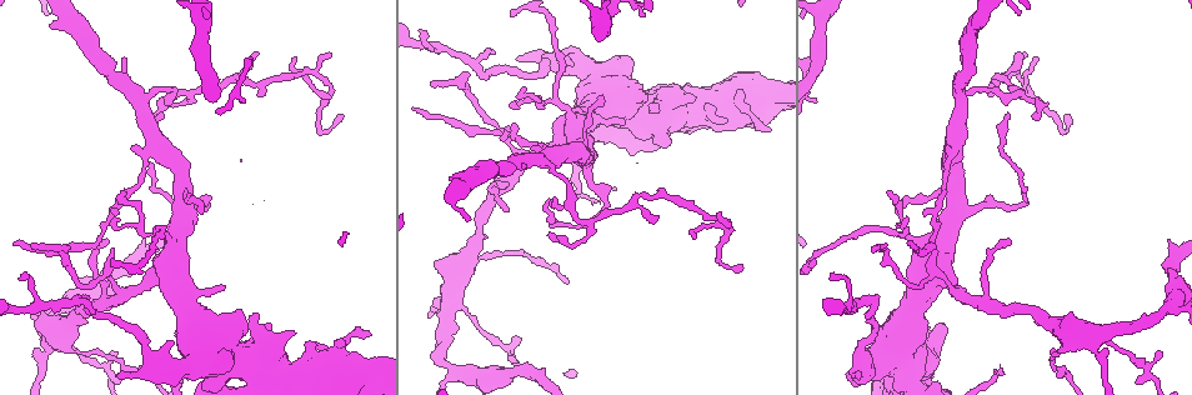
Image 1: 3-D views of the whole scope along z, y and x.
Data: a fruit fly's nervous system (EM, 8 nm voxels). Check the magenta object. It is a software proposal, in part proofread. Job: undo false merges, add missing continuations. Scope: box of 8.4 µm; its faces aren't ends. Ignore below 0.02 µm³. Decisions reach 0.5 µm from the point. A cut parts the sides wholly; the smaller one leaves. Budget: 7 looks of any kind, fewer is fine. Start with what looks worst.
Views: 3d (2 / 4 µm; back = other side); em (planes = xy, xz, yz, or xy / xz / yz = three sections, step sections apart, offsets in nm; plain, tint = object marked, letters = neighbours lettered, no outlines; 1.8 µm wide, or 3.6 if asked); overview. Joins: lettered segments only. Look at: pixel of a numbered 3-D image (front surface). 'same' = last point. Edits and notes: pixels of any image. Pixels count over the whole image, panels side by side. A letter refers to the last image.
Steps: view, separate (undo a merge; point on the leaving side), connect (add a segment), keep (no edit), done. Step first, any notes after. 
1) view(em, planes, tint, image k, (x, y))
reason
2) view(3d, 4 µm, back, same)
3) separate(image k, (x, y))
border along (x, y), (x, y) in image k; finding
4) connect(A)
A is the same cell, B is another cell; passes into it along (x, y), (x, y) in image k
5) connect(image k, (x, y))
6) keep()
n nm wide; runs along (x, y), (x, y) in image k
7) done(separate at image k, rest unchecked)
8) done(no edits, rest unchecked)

view(3d, 2 µm, image 1, (141, 100))
three arms meet

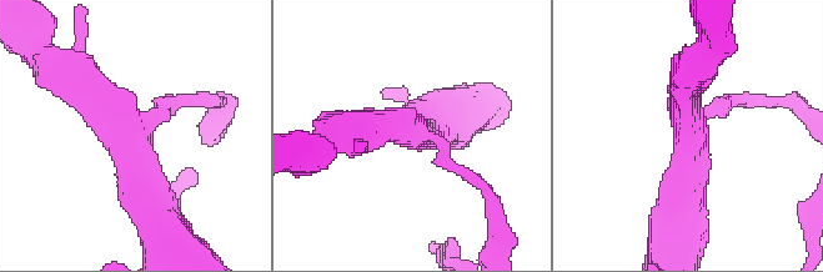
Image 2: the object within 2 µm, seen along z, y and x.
view(em, planes, letters, image 2, (412, 131))
3 arms

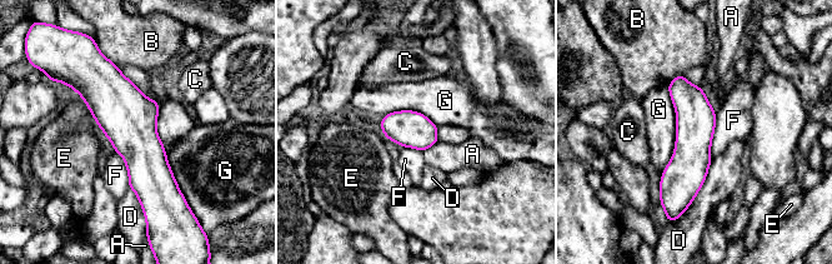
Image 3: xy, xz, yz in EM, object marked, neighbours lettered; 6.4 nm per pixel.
keep()
G touches over 550 nm; A, B, C, D, E, F and G are other cells; border along (717, 114), (711, 144), (711, 162) in image 3; continuous, no second cell

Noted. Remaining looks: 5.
view(3d, 4 µm, image 1, (338, 351))
calibre changes

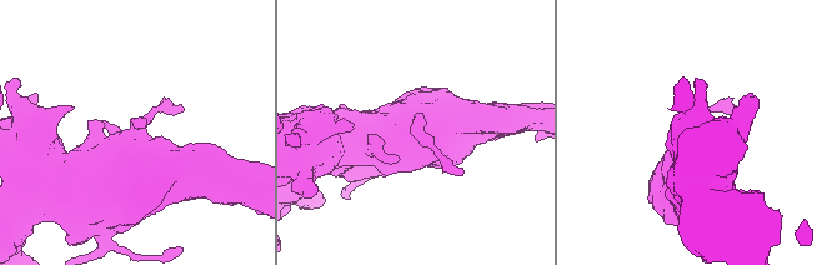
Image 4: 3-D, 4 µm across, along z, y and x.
view(em, 3.6 µm, xz, step 8, letters, image 4, (418, 135))

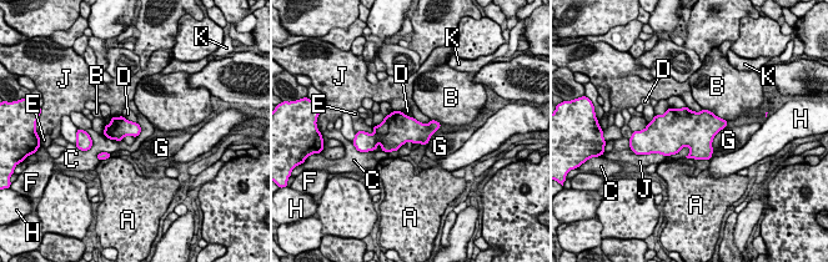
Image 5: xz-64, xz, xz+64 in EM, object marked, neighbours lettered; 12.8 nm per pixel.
keep()
G touches over 420 nm; A, B, C, D, E, F, G, H, J and K are other cells; border along (123, 115), (136, 122) in image 5; continuous, no second cell

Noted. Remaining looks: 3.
view(3d, 2 µm, back, image 1, (1021, 83))
abrupt turn

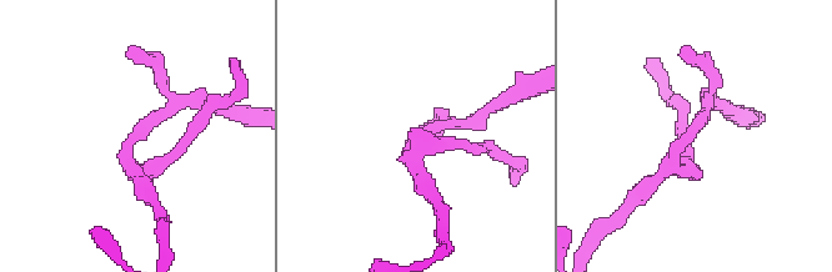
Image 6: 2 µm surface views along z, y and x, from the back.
view(em, 3.6 µm, planes, tint, image 6, (138, 134))

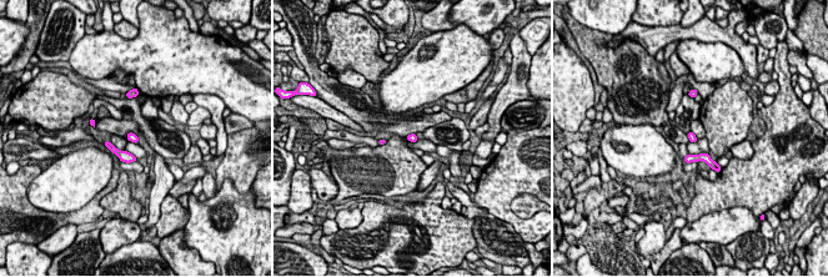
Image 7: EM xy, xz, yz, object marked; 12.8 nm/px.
view(em, 3.6 µm, planes, letters, same)

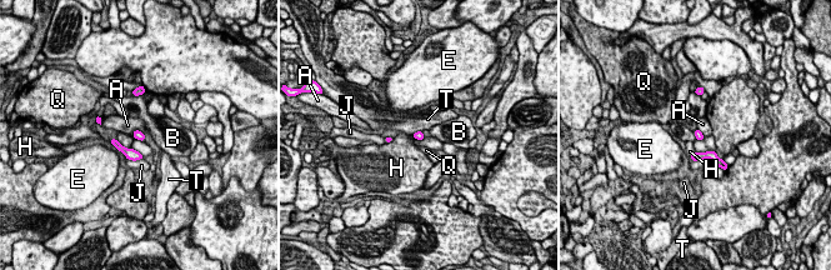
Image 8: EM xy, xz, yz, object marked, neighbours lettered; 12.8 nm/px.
keep()
Q touches over 280 nm; A, B, E, H, J, Q and T are other cells; one cell here

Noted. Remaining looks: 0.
done(no edits, rest unchecked)

